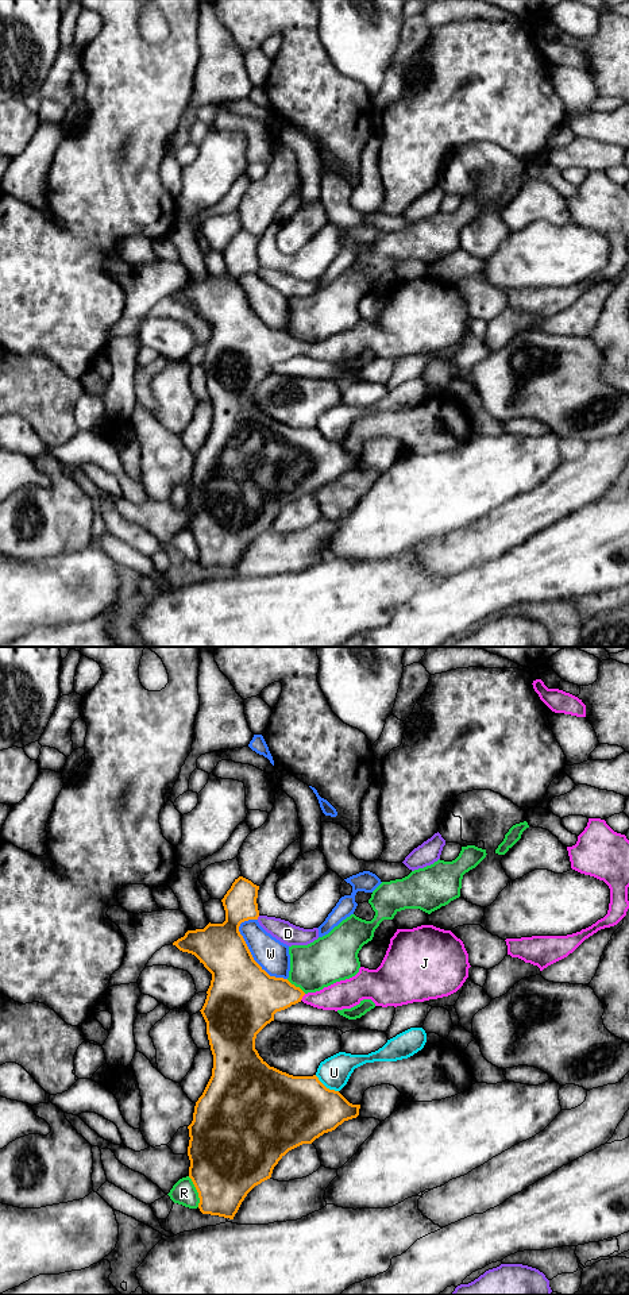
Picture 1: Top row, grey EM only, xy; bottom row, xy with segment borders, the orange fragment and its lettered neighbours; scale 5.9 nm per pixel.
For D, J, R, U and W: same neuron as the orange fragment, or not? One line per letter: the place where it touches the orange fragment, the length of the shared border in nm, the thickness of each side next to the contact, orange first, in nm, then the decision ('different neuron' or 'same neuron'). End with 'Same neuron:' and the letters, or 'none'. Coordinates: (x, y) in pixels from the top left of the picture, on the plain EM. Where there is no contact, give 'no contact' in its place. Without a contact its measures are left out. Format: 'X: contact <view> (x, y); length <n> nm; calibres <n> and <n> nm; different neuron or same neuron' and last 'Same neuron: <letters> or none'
D: contact xy (258, 268); length 30 nm; calibres 200 and 130 nm; different neuron
J: contact xy (303, 347); length 50 nm; calibres 260 and 170 nm; same neuron
R: contact xy (197, 543); length 200 nm; calibres 440 and 150 nm; different neuron
U: contact xy (325, 439); length 170 nm; calibres 420 and 190 nm; different neuron
W: contact xy (251, 308); length 440 nm; calibres 420 and 190 nm; different neuron
Same neuron: J

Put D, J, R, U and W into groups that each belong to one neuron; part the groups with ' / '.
D / J / R / U / W

